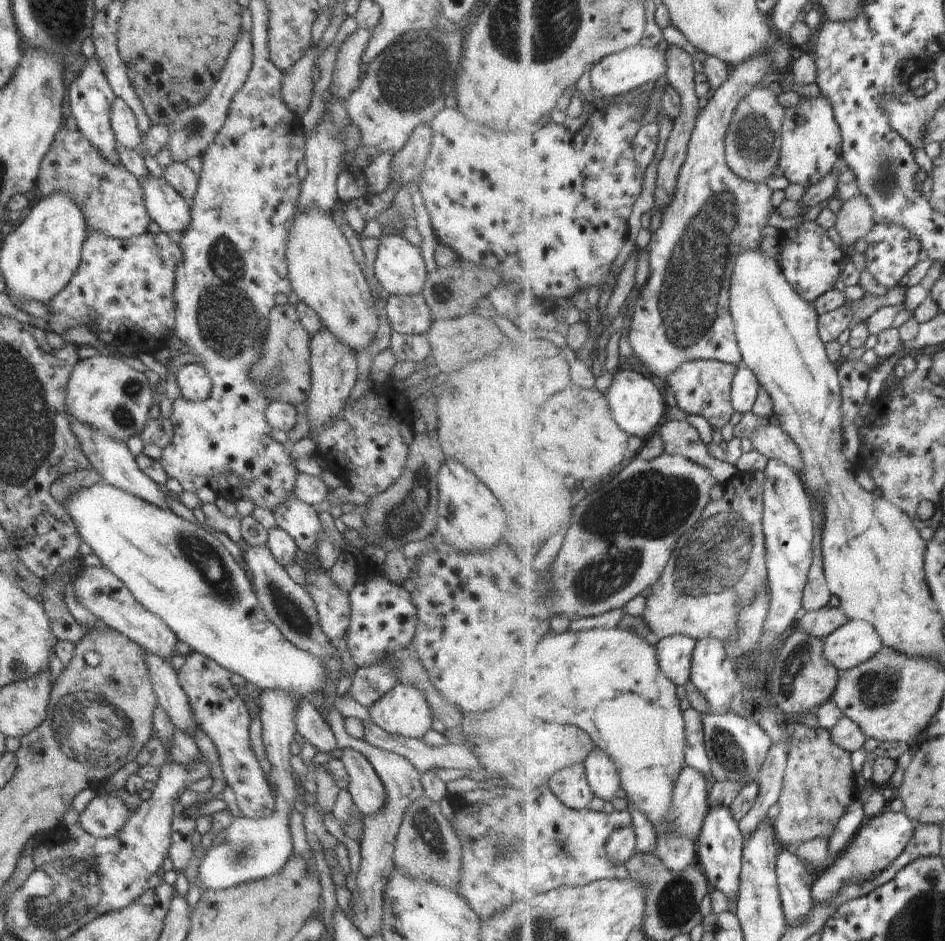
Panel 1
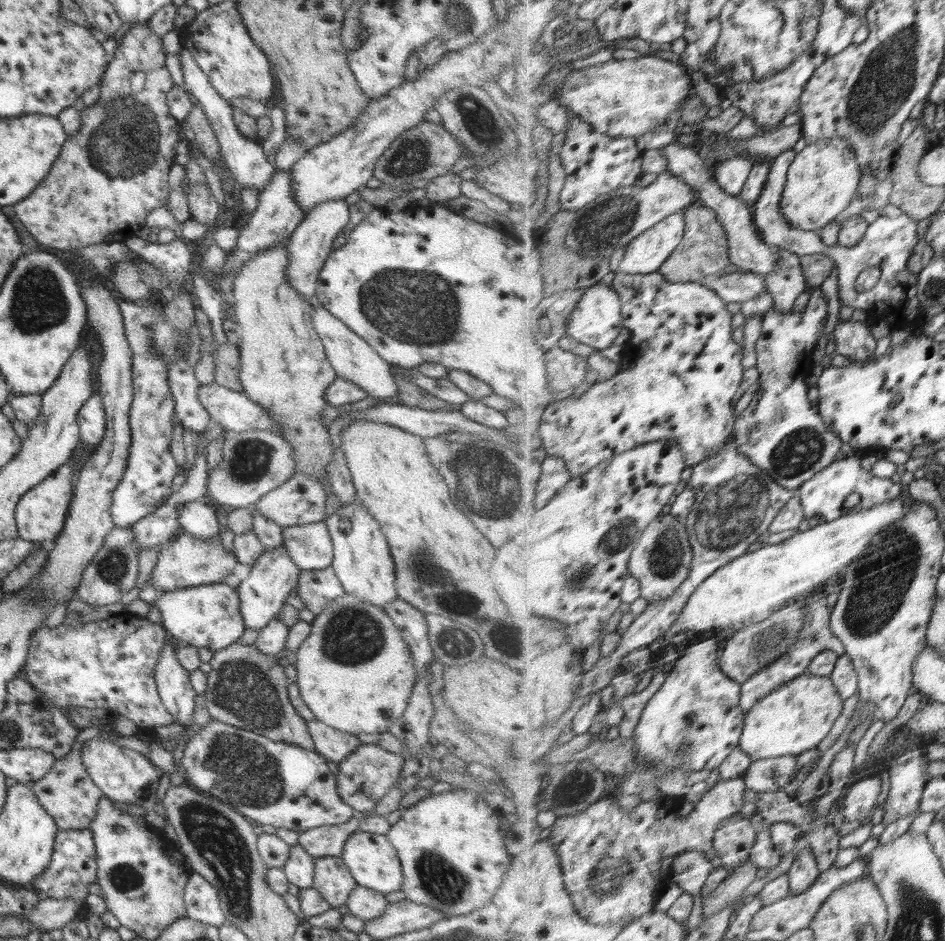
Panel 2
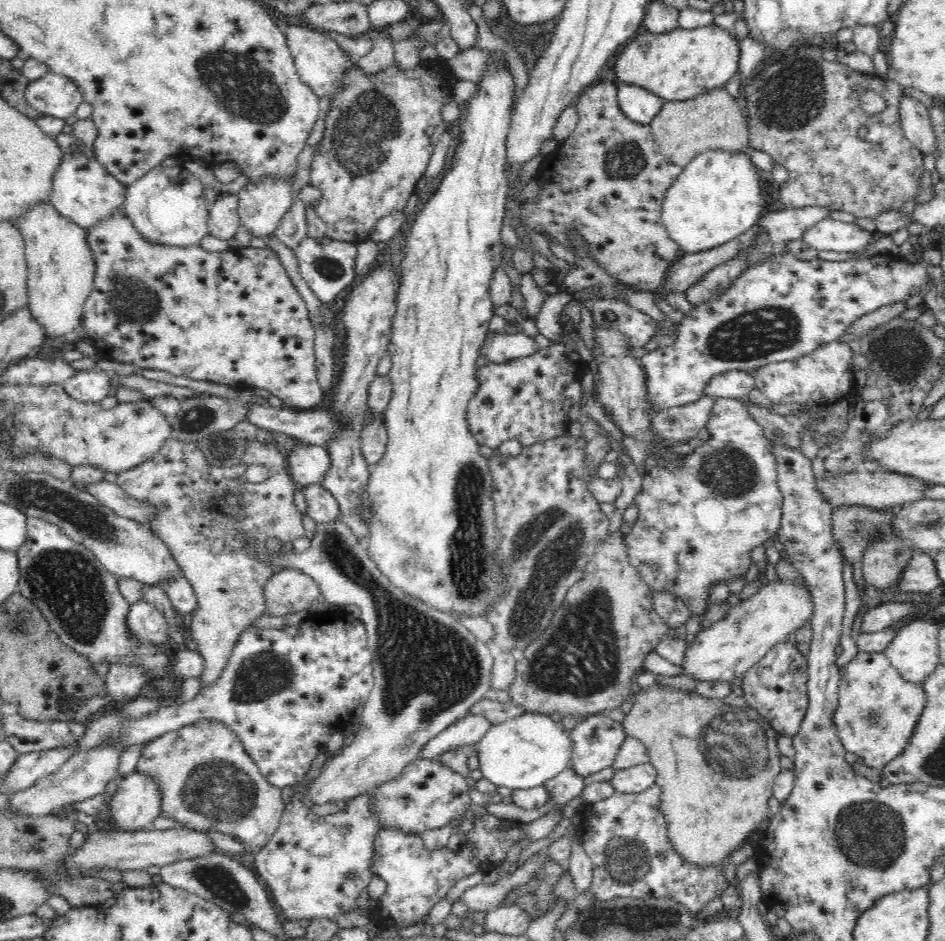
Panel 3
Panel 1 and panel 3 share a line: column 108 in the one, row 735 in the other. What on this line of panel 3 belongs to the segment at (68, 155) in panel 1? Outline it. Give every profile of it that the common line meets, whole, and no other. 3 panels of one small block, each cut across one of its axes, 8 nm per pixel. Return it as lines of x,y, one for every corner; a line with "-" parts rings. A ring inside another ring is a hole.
198,720
146,744
136,771
150,775
160,785
160,815
194,831
216,830
238,838
248,854
258,854
260,848
264,848
280,826
285,811
282,789
272,786
262,776
238,736
218,720

